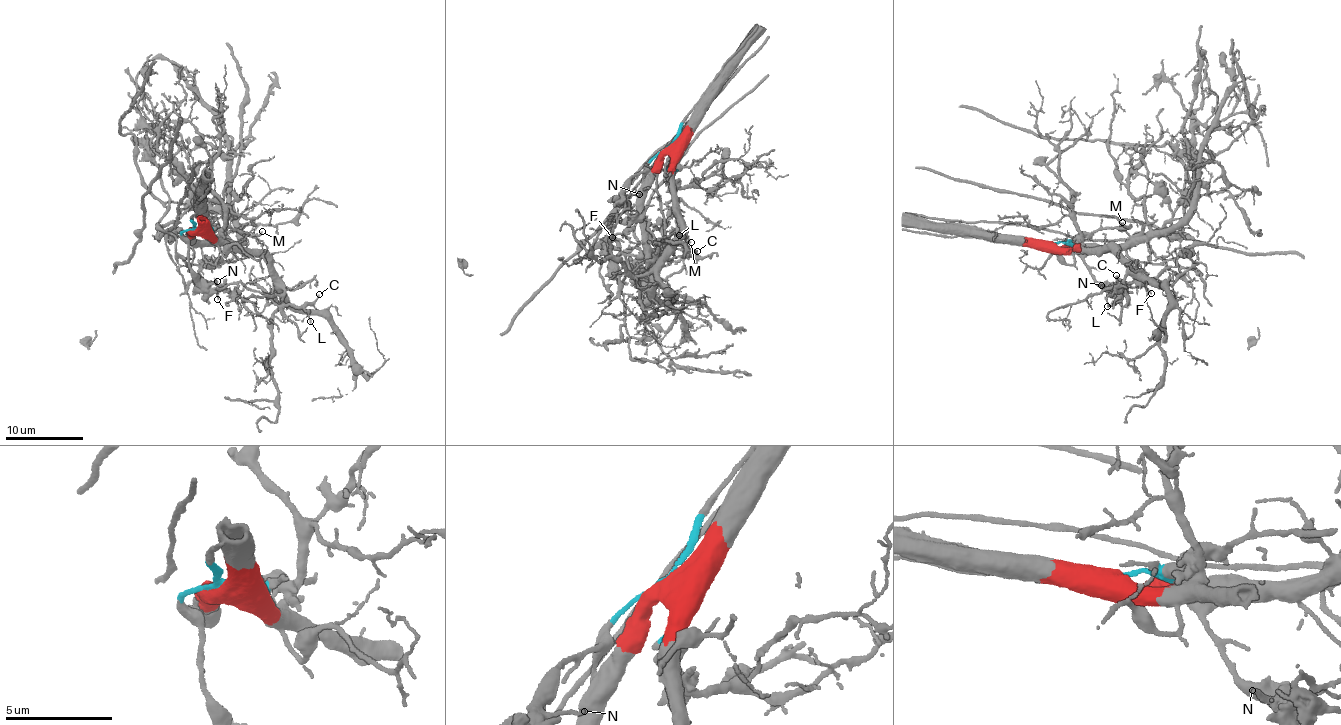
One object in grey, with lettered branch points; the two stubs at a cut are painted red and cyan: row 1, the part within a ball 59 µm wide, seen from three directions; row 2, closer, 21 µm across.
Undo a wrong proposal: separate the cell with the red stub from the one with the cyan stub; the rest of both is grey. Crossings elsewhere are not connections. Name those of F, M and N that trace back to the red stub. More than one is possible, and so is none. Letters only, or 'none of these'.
none of these

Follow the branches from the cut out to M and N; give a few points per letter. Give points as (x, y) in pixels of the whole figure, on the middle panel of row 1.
M: (670, 147), (673, 149), (677, 241), (691, 241)
N: (670, 147), (657, 153), (632, 176), (624, 193), (640, 195)

